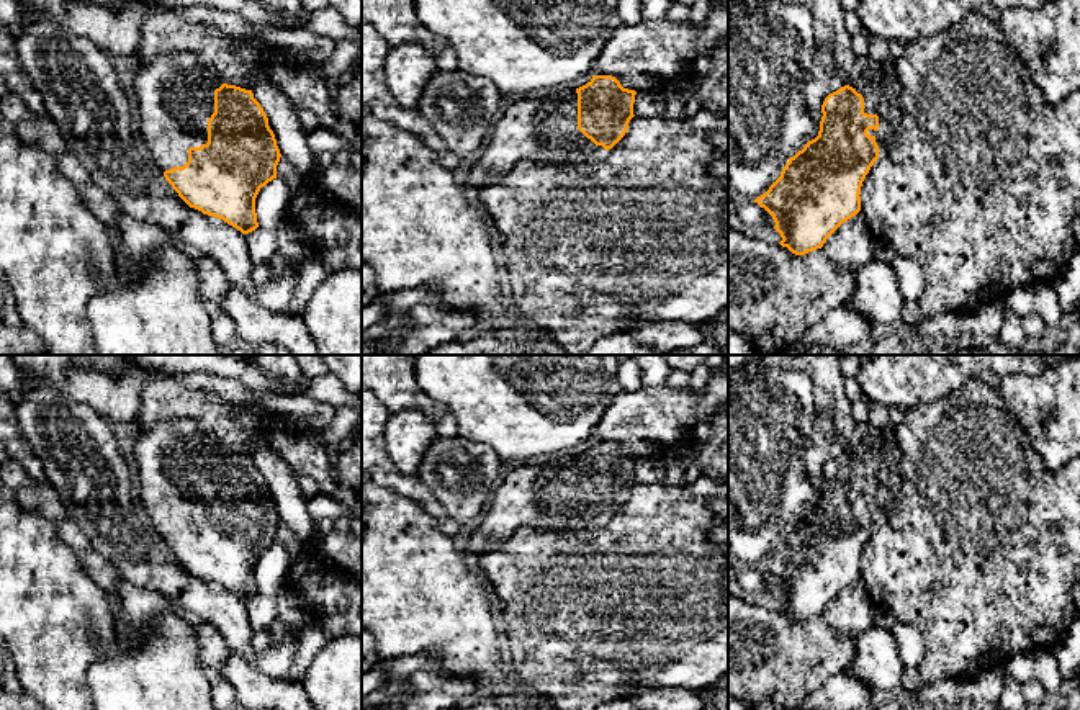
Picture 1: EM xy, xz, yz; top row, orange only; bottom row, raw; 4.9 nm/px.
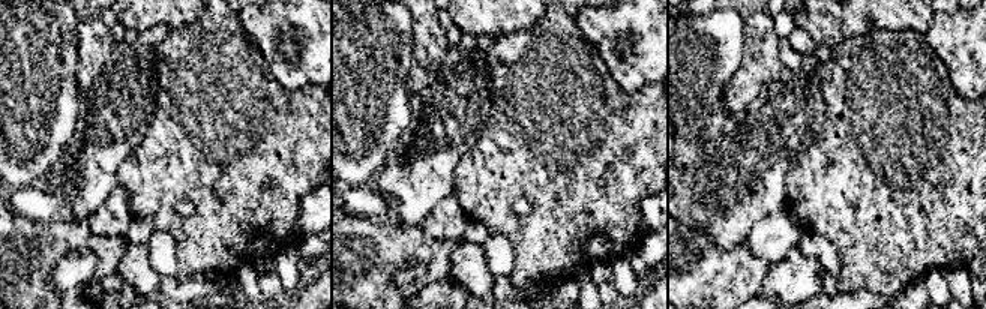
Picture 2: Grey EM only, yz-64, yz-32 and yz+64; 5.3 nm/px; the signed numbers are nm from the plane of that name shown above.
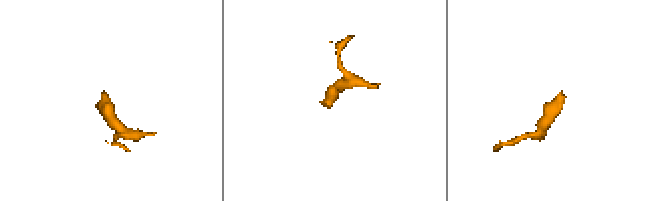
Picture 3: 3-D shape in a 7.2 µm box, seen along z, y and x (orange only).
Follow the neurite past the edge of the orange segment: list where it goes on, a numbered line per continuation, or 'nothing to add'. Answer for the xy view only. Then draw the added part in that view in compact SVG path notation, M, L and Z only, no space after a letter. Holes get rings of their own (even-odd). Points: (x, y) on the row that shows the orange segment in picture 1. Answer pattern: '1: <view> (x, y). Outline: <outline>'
1: xy (174, 94). Outline: M191 52L157 56L134 70L137 129L155 165L165 172L188 162L188 149L208 142L214 90L221 77Z

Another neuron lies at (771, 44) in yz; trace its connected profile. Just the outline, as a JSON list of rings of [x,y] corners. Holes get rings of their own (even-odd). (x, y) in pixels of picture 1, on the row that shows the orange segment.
[[[728,2],[728,180],[749,201],[769,190],[815,128],[803,98],[815,49],[808,7],[795,2]]]

